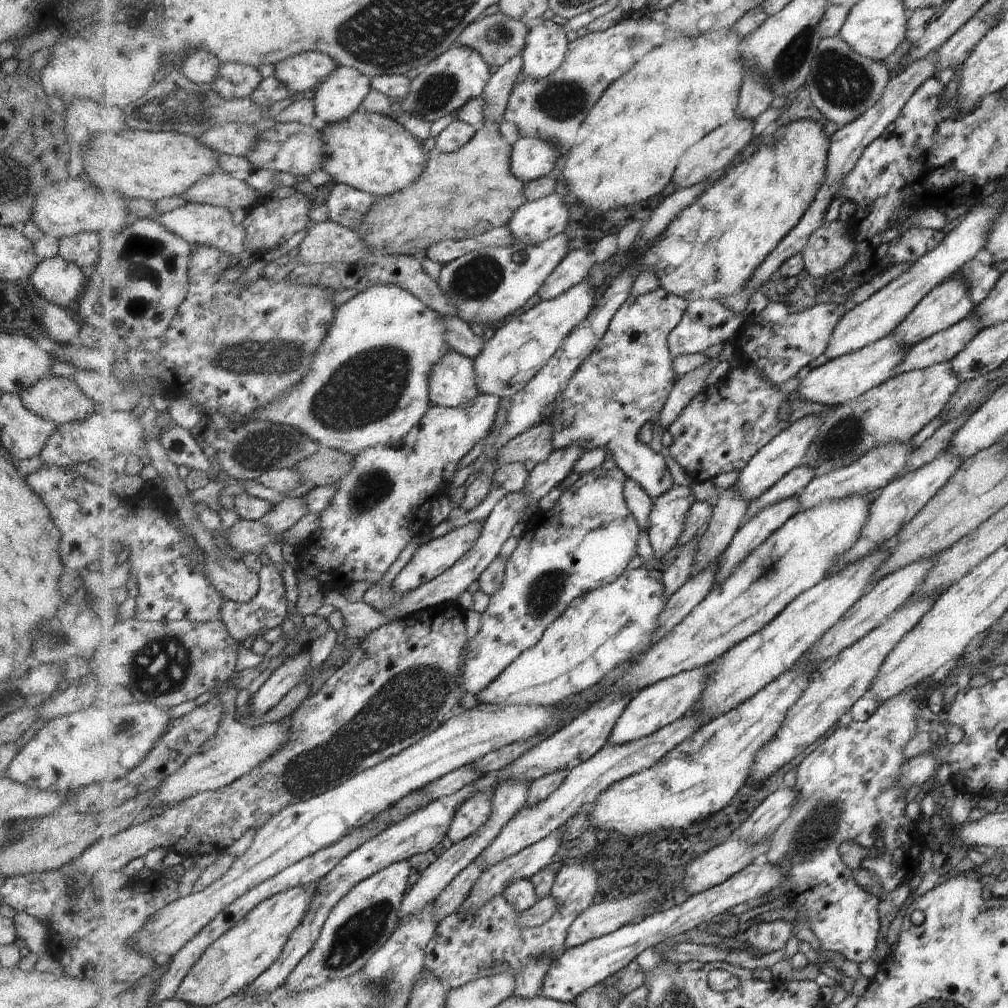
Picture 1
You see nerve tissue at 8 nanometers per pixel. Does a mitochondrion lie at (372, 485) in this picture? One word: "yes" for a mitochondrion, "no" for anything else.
yes

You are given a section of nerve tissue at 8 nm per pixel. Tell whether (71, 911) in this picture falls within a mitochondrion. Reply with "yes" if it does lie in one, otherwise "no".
no

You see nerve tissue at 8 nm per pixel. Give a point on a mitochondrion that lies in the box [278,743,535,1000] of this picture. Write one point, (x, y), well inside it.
(359, 934)

